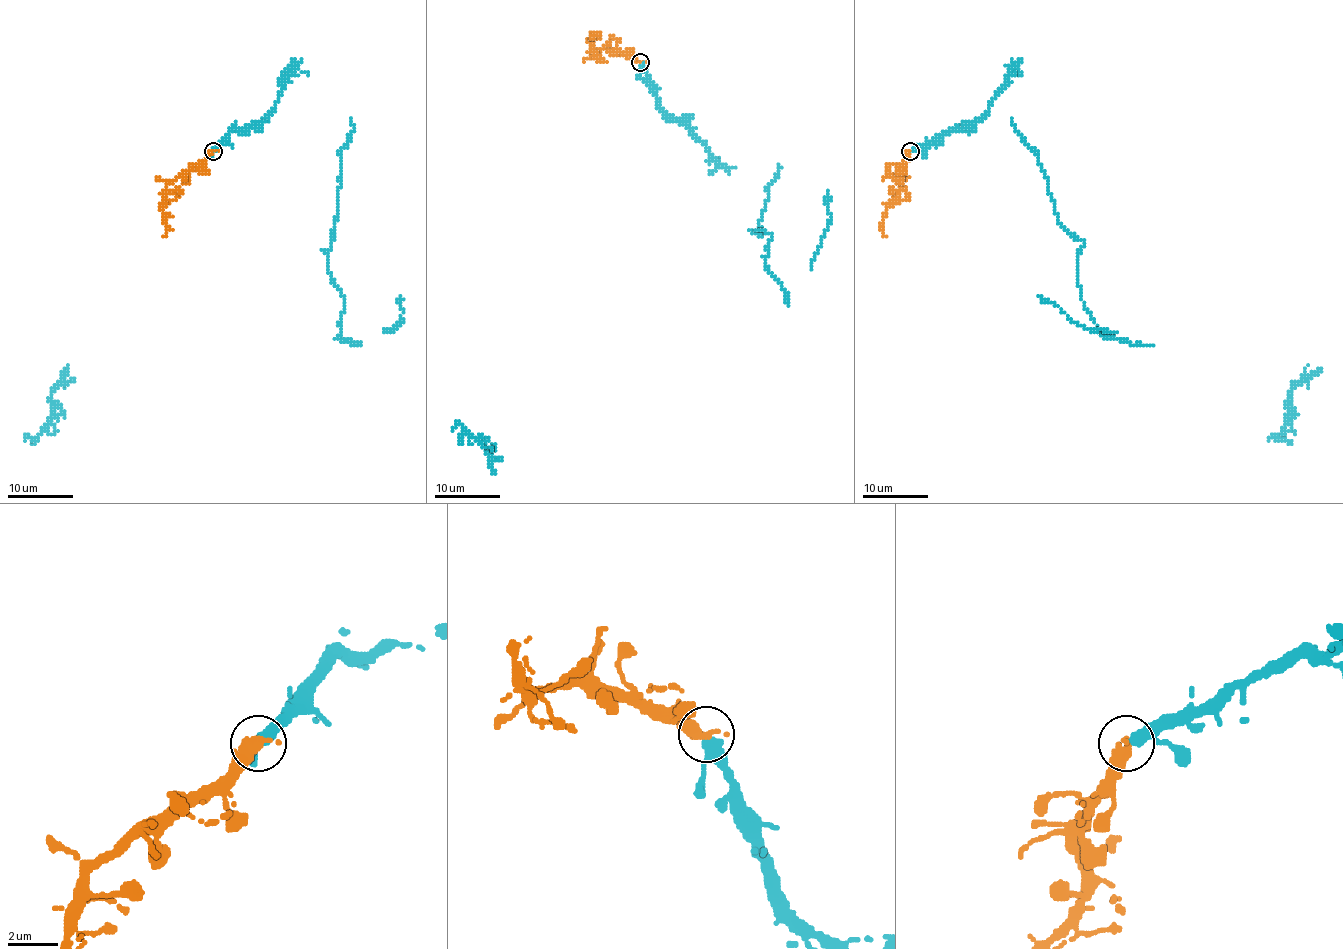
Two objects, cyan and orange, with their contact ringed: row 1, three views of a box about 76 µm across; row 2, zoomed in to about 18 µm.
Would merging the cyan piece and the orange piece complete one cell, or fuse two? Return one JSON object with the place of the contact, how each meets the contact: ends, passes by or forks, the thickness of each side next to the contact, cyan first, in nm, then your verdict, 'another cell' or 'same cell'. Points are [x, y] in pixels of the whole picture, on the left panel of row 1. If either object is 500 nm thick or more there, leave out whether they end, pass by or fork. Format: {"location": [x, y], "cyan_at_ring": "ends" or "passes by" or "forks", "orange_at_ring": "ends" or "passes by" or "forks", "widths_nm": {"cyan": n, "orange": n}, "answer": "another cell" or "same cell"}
{"location": [213, 151], "cyan_at_ring": "passes by", "orange_at_ring": "ends", "widths_nm": {"cyan": 320, "orange": 480}, "answer": "same cell"}

